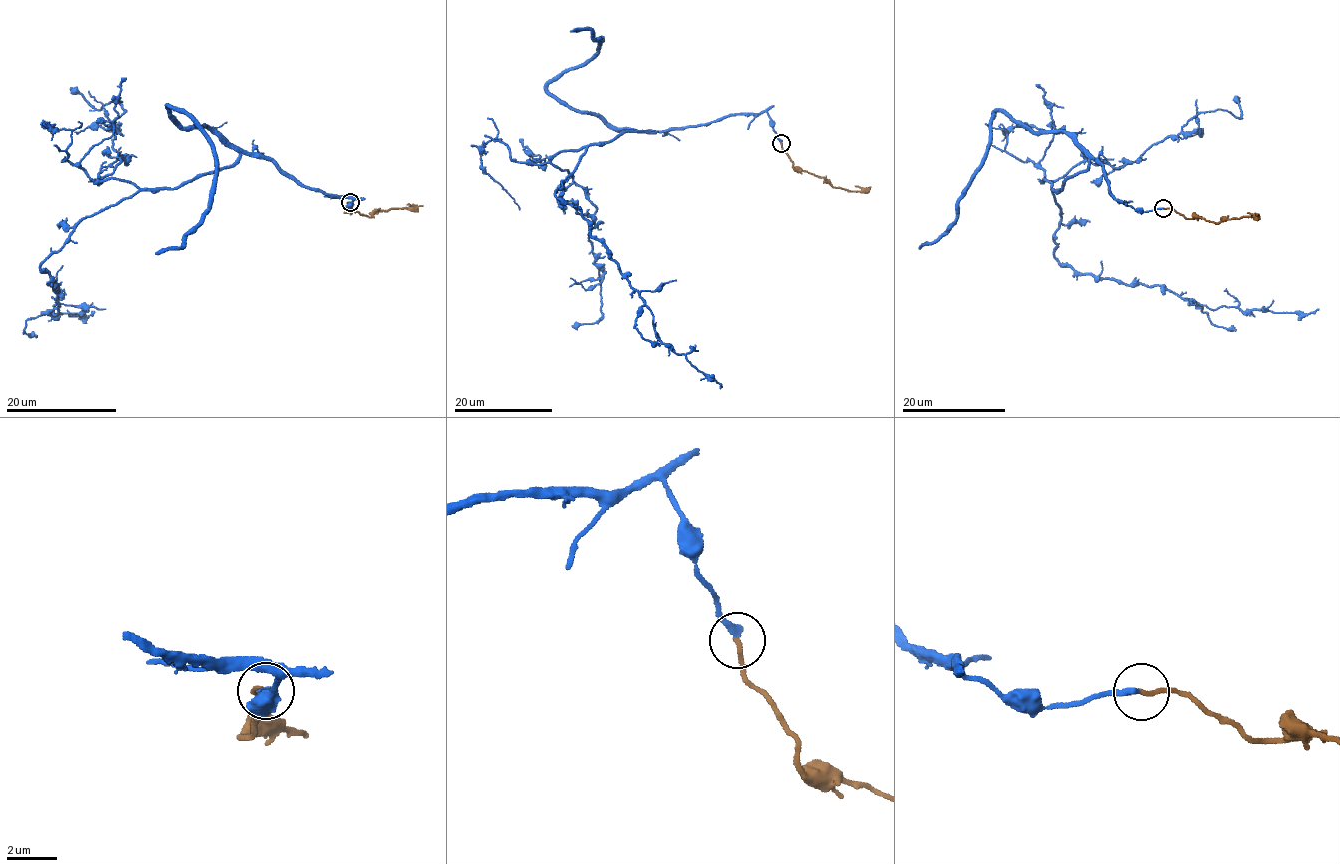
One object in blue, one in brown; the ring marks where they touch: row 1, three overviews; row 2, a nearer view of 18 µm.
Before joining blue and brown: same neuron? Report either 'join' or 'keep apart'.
join

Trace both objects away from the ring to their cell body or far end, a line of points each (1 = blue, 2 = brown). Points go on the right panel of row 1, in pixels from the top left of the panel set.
1: (1163, 208), (1114, 200), (1090, 158), (1050, 190), (1055, 258), (1209, 308), (1318, 310)
2: (1163, 208), (1172, 208), (1186, 218), (1202, 217), (1217, 223), (1257, 215)

